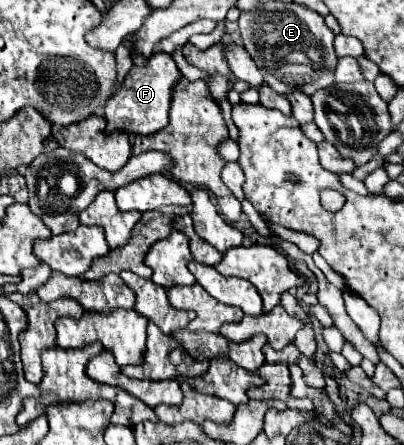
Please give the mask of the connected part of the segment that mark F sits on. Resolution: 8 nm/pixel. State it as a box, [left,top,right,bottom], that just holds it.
[106,51,180,135]

